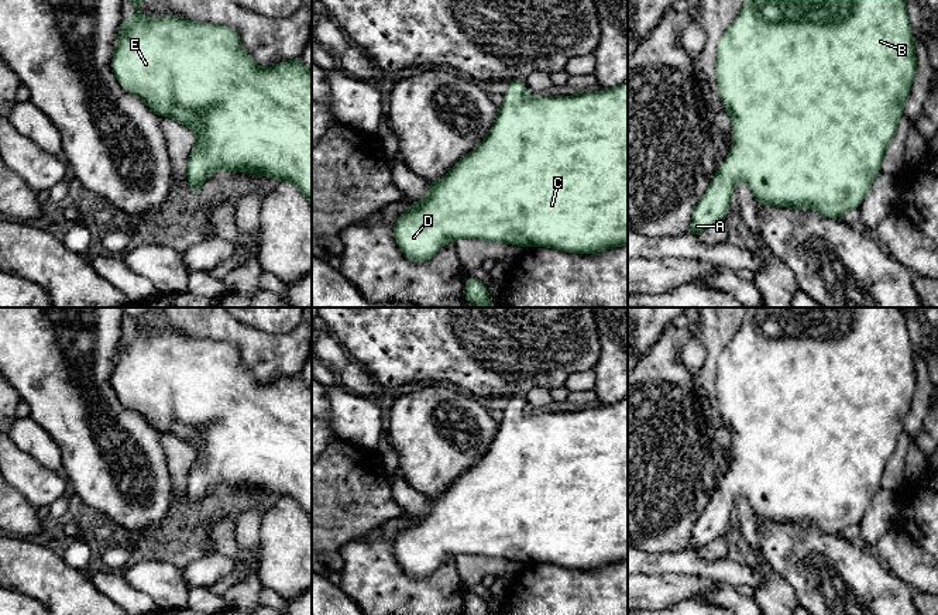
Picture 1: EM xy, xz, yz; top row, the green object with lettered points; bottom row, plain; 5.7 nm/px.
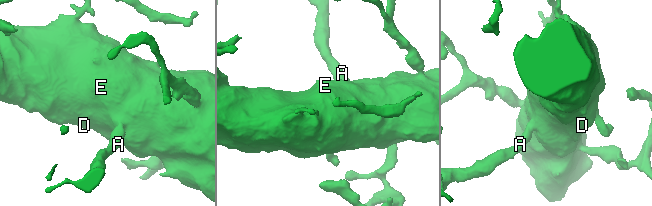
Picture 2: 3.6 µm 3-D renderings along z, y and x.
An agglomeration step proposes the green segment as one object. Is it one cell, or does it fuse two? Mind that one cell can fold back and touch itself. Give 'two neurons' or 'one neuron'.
one neuron

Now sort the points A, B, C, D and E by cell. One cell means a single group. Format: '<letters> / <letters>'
A B C D E

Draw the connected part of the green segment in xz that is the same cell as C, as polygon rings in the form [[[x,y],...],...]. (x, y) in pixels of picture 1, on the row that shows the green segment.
[[[523,79],[509,80],[495,121],[480,145],[443,178],[427,182],[427,197],[410,200],[410,209],[395,220],[395,241],[409,261],[423,264],[446,241],[460,238],[585,255],[628,244],[628,80],[612,89],[574,96],[535,97],[525,92]]]

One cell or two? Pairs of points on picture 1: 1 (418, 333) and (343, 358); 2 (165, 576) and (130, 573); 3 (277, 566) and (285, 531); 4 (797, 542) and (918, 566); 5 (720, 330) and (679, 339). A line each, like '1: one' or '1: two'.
1: two
2: one
3: one
4: two
5: two

